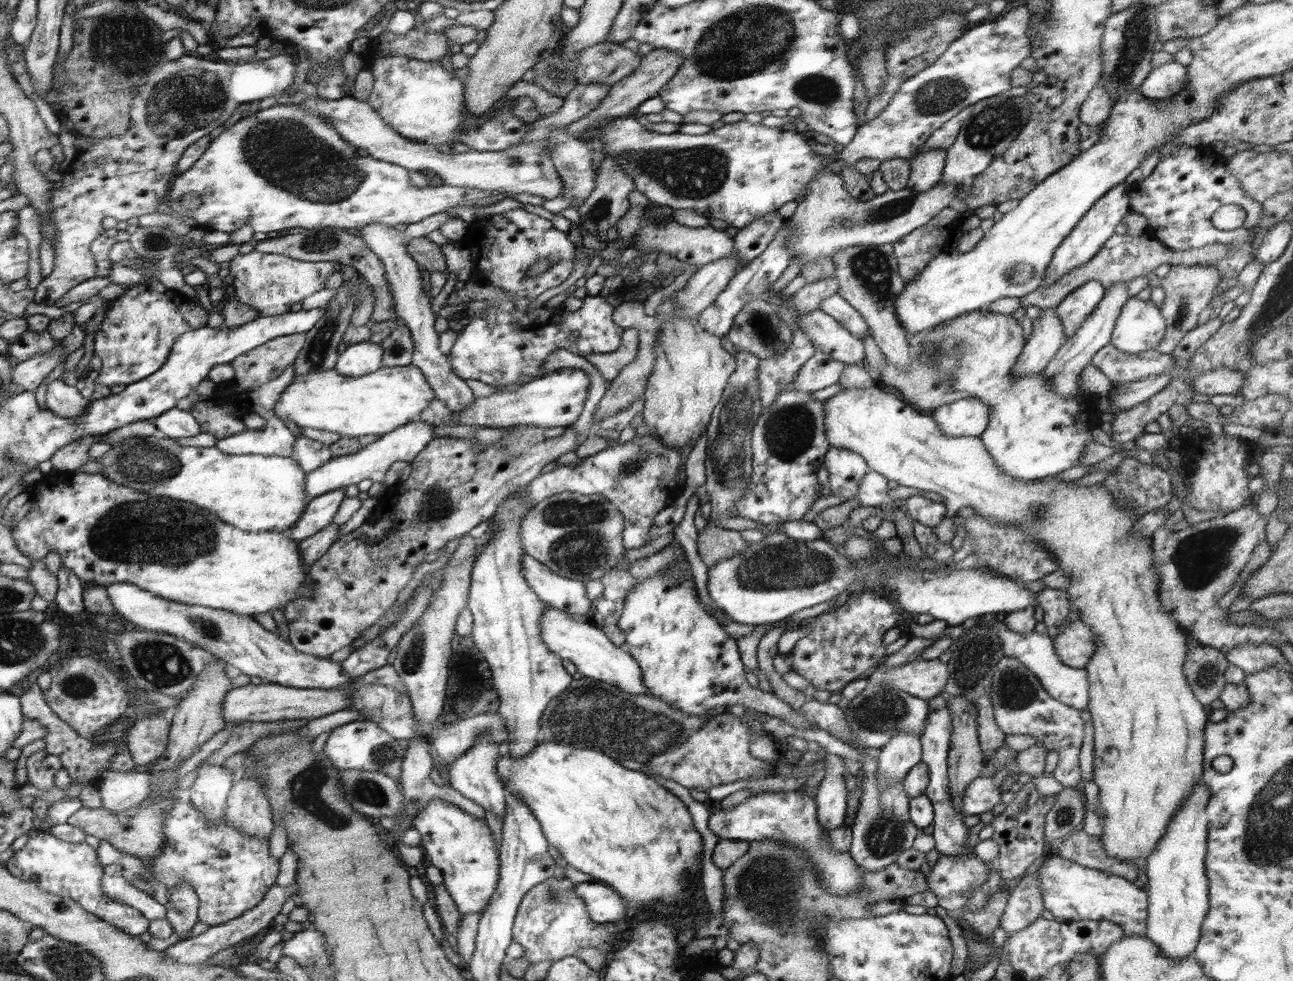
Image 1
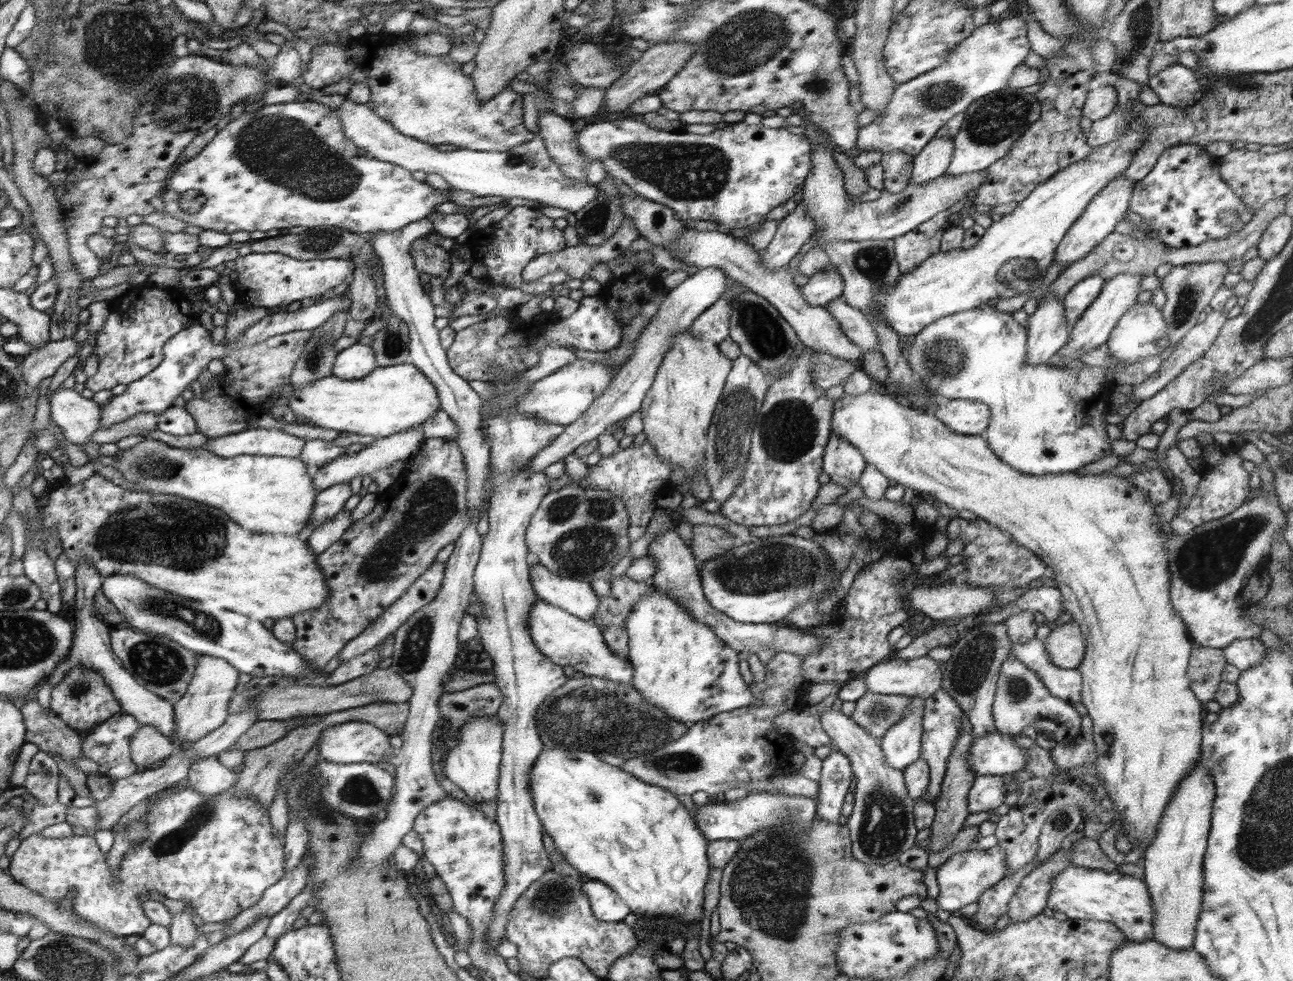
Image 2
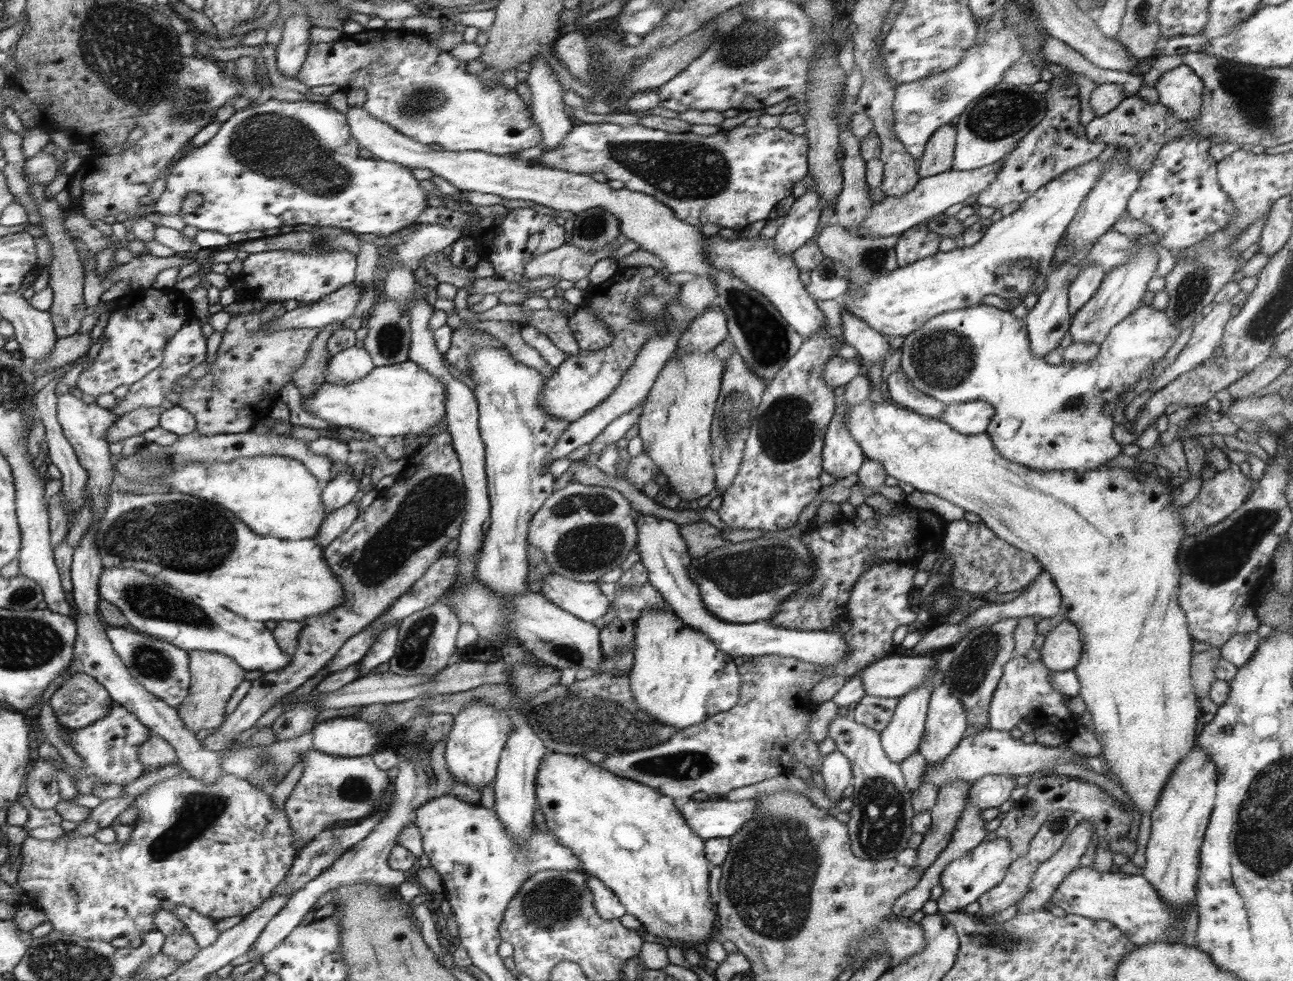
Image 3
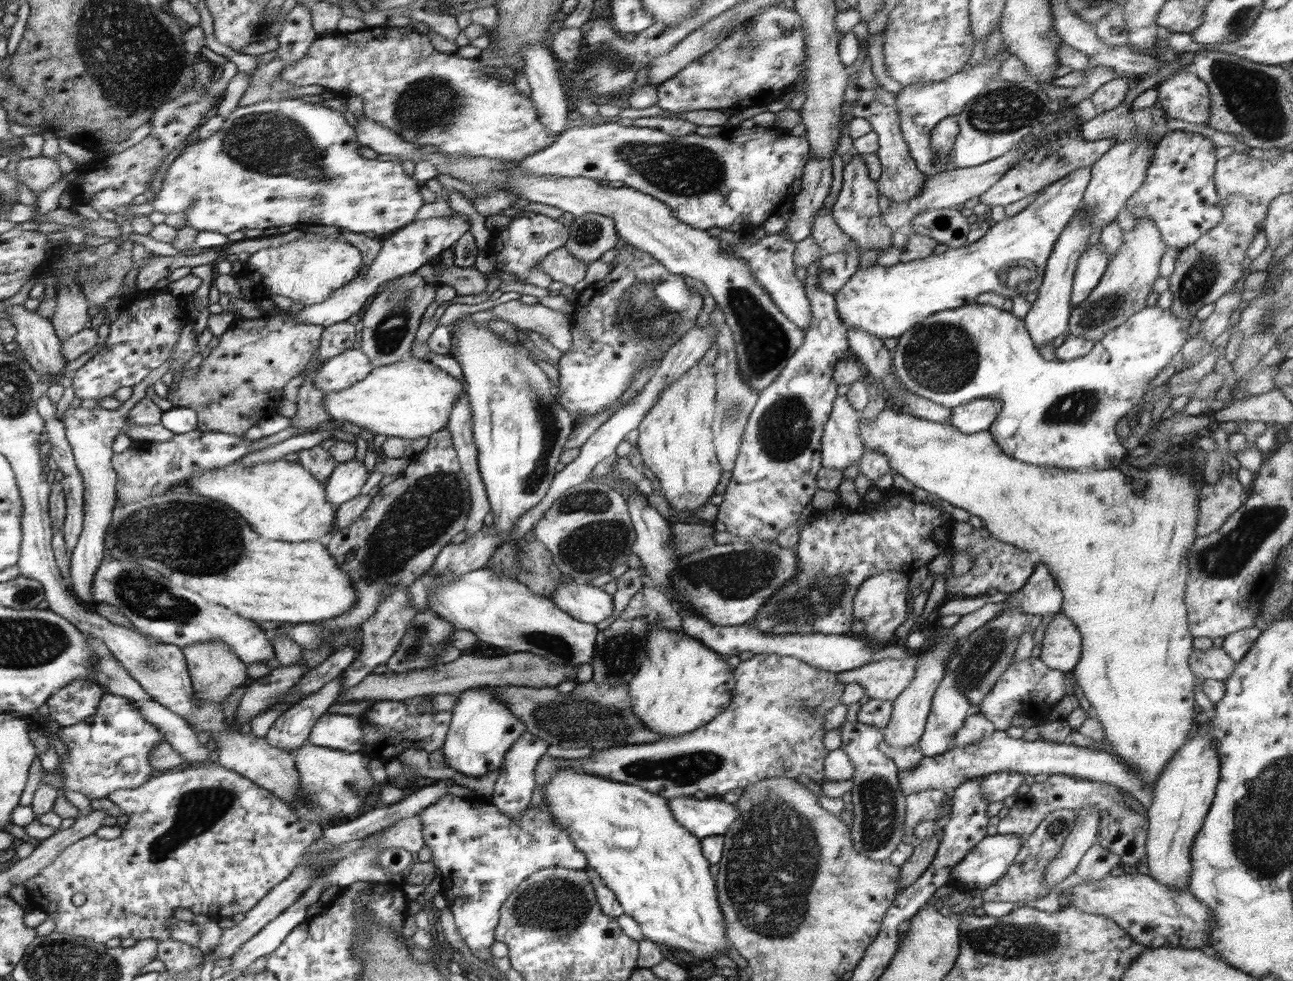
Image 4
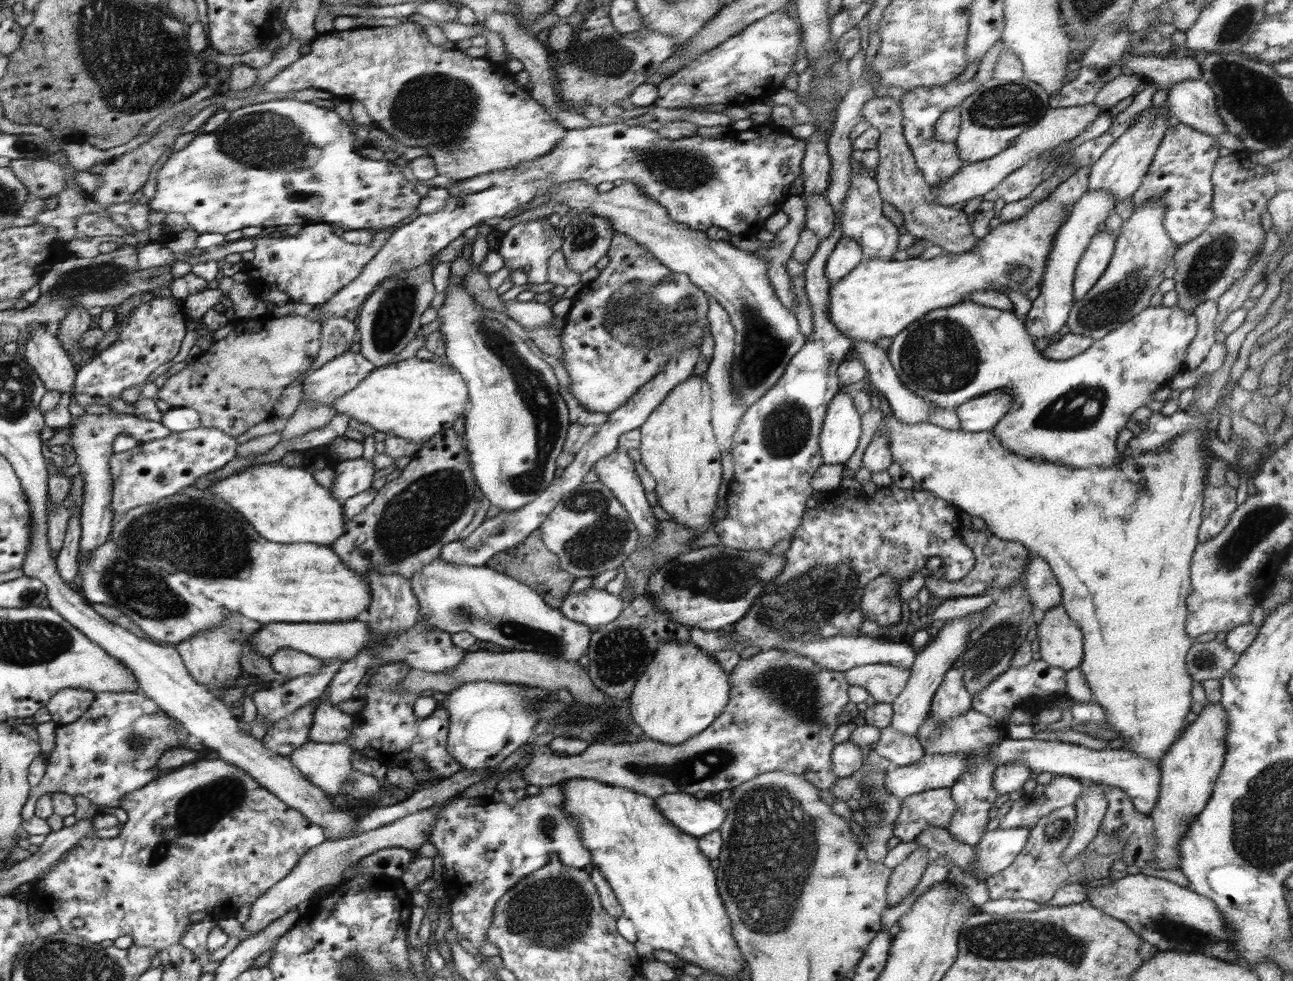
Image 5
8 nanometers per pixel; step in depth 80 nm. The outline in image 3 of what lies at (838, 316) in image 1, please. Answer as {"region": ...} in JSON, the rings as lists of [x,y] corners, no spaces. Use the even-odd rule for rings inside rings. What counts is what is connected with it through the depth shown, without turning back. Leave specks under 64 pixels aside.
{"region":[[[841,308],[844,342],[856,349],[858,360],[884,363],[888,359],[890,344],[886,337],[863,320],[856,318],[849,310]]]}

